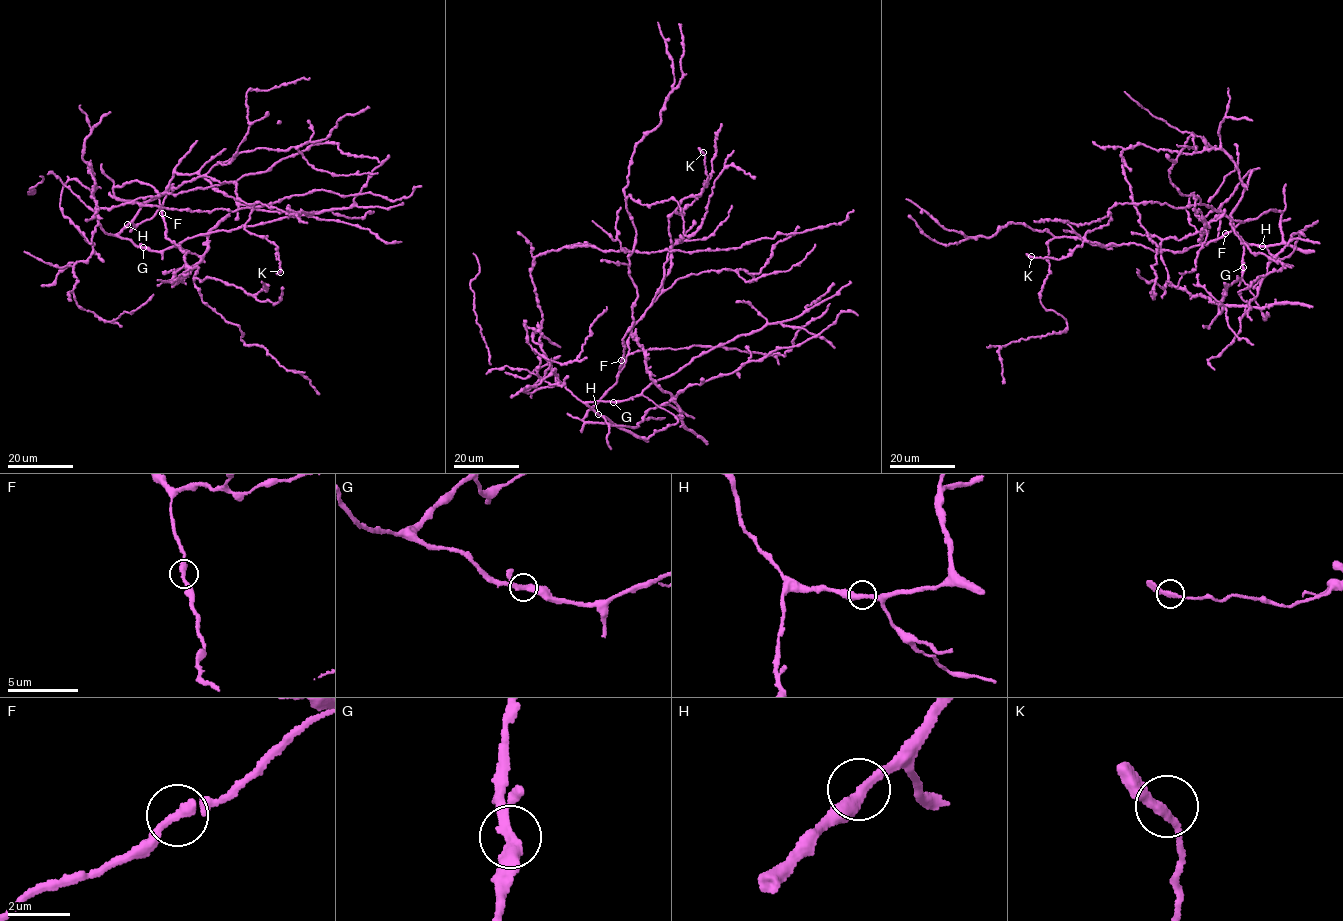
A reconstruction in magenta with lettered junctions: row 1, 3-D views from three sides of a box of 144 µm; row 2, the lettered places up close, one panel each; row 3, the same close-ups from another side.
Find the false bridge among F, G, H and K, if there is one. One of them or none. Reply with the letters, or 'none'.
none

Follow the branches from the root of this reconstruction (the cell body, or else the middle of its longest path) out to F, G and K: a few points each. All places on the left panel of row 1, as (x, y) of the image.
F: (128, 225), (140, 205), (119, 200), (114, 195), (116, 187), (135, 181), (152, 186), (159, 196), (162, 213)
G: (128, 225), (119, 235), (143, 247)
K: (128, 225), (140, 205), (116, 187), (236, 182), (253, 205), (244, 229), (277, 246), (280, 272)

